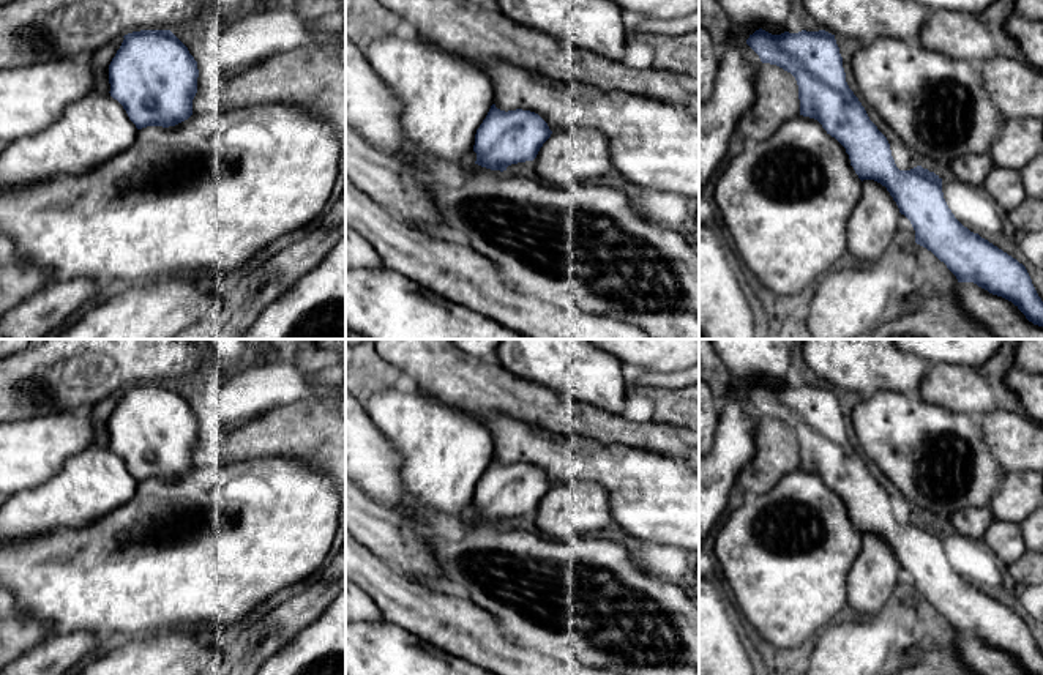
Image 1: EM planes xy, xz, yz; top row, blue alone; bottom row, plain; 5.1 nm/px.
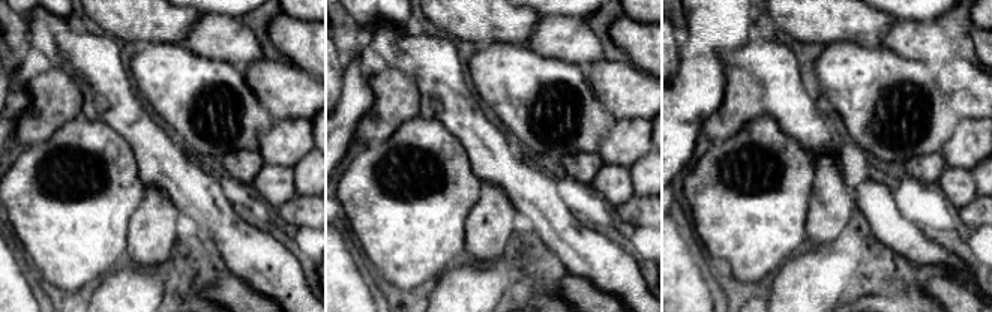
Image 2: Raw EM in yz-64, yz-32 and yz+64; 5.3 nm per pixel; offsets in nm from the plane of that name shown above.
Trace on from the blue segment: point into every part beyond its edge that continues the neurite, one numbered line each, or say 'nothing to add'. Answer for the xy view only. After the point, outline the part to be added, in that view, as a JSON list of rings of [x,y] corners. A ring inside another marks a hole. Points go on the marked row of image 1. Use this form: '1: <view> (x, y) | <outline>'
nothing to add

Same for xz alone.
nothing to add

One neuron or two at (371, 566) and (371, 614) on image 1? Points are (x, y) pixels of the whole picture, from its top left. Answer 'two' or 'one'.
two

